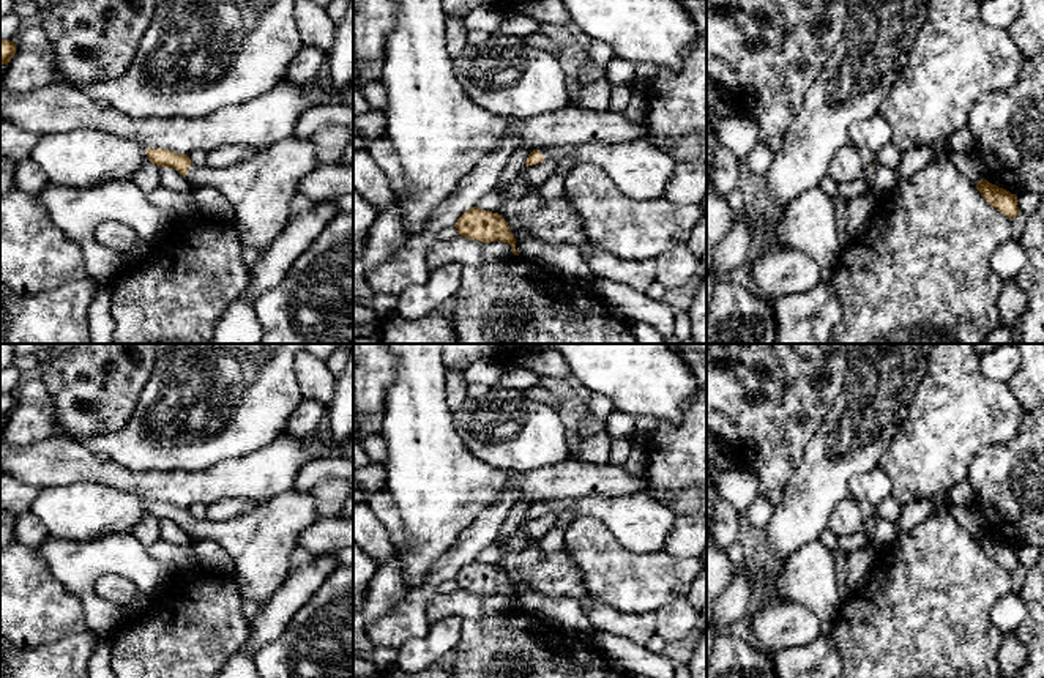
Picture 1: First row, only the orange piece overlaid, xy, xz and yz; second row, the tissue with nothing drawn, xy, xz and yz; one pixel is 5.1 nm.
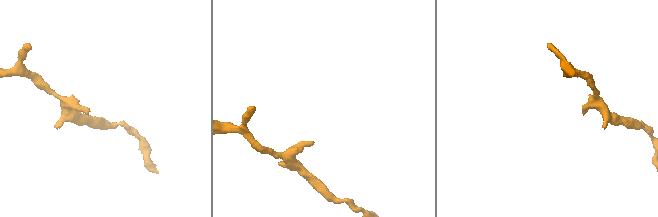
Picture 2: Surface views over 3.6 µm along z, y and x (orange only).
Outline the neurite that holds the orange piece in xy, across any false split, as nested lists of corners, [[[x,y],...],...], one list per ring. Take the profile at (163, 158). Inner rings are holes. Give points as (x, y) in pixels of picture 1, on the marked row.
[[[290,136],[246,161],[211,169],[196,167],[188,155],[147,148],[148,161],[172,167],[196,186],[218,188],[233,207],[232,225],[243,248],[263,252],[284,230],[298,183],[319,164],[312,137]]]

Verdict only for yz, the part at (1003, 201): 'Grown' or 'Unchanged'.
Unchanged

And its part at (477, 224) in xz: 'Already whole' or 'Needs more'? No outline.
Already whole

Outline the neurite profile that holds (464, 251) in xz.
[[[457,235],[449,241],[435,241],[427,255],[427,266],[431,270],[449,263],[462,266],[476,266],[481,263],[495,263],[511,259],[513,248],[503,241],[481,243]]]

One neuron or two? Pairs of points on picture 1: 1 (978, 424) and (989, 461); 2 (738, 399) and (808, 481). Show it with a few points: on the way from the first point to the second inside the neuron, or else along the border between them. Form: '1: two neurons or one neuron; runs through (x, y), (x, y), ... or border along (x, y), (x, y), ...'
1: two neurons; border along (1019, 431), (984, 447), (965, 480)
2: two neurons; border along (814, 434), (779, 500)

